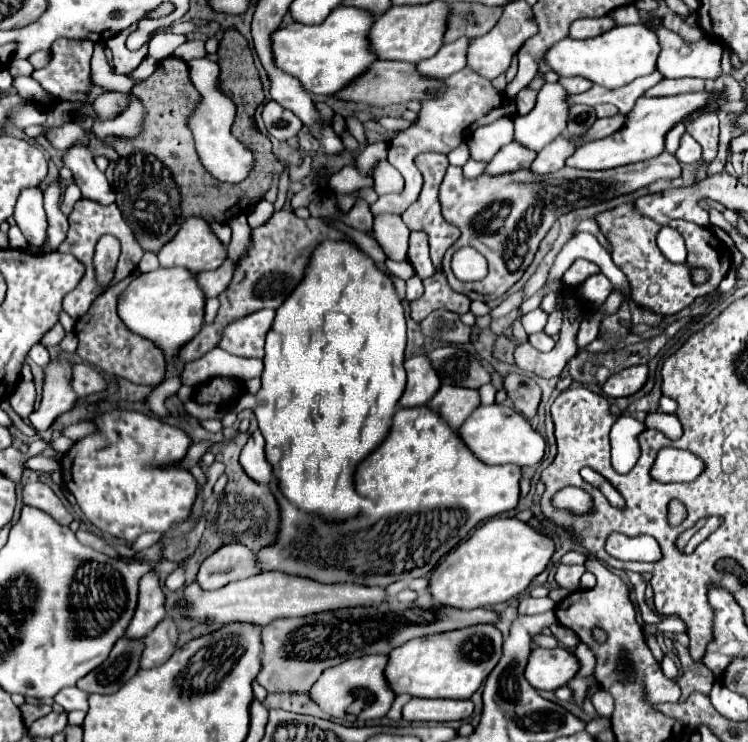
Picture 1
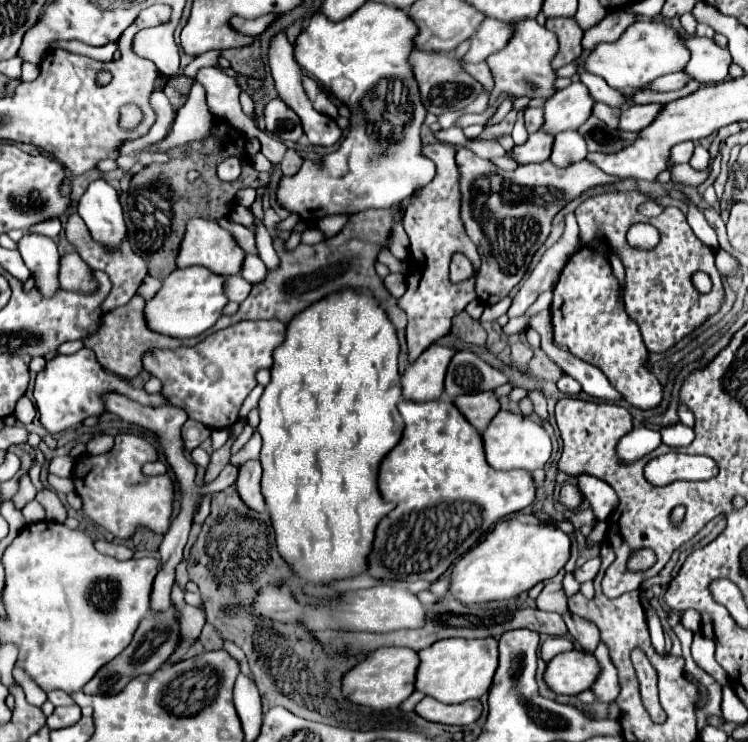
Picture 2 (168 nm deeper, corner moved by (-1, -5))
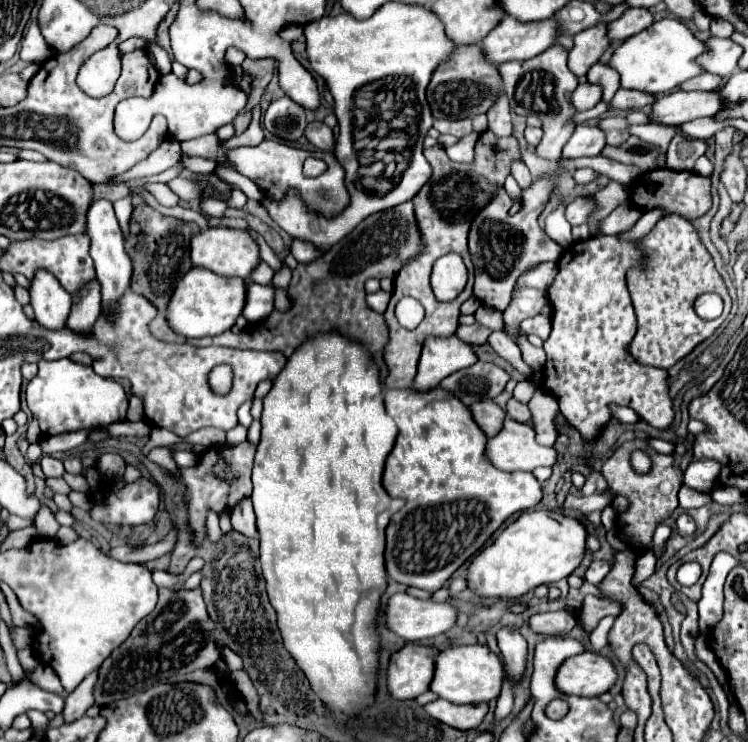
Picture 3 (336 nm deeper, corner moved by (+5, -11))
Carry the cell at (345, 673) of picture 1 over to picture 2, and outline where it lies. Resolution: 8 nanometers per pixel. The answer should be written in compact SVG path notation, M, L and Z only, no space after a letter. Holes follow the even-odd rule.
M382 647L370 653L362 663L352 667L342 675L342 697L350 699L356 705L364 705L378 711L396 709L412 691L414 675L418 667L418 655L412 649L402 647Z

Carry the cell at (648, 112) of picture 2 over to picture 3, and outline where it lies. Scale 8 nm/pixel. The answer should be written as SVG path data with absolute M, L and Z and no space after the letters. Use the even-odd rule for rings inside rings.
M674 91L658 97L650 119L664 125L682 125L696 117L714 117L726 109L726 101L716 91Z

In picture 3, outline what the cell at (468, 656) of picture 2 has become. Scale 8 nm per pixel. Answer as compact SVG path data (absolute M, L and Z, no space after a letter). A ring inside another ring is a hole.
M462 645L440 651L430 691L452 703L464 703L464 705L482 703L492 701L500 695L502 681L504 681L504 665L486 645Z

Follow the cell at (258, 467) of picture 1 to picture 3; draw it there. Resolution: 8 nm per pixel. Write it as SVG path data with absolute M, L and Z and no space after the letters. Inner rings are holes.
M244 499L232 511L232 527L244 537L256 537L256 515L254 515L250 499Z

